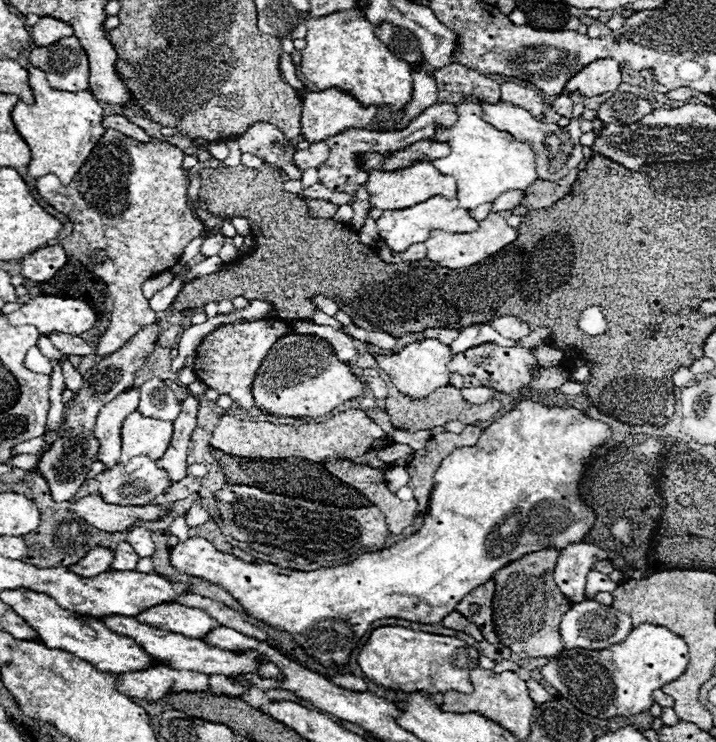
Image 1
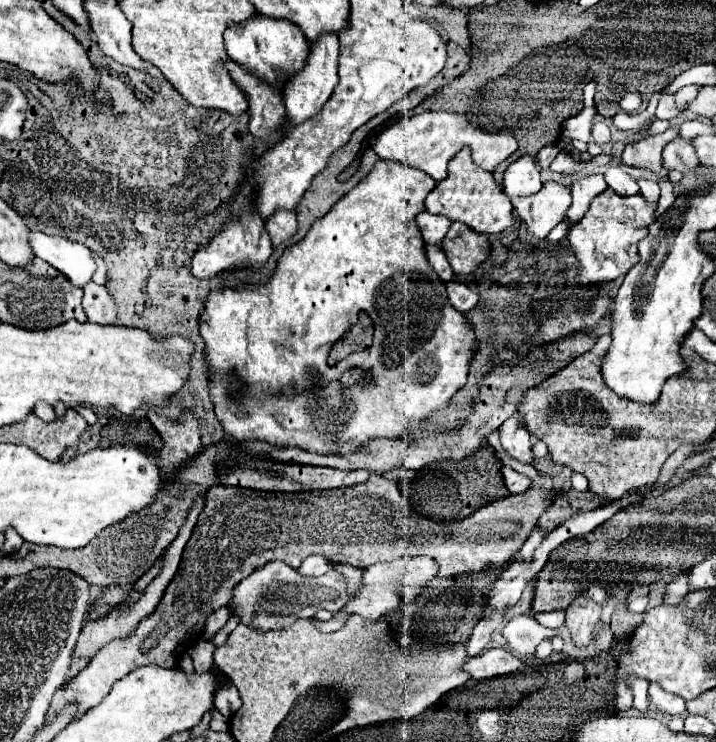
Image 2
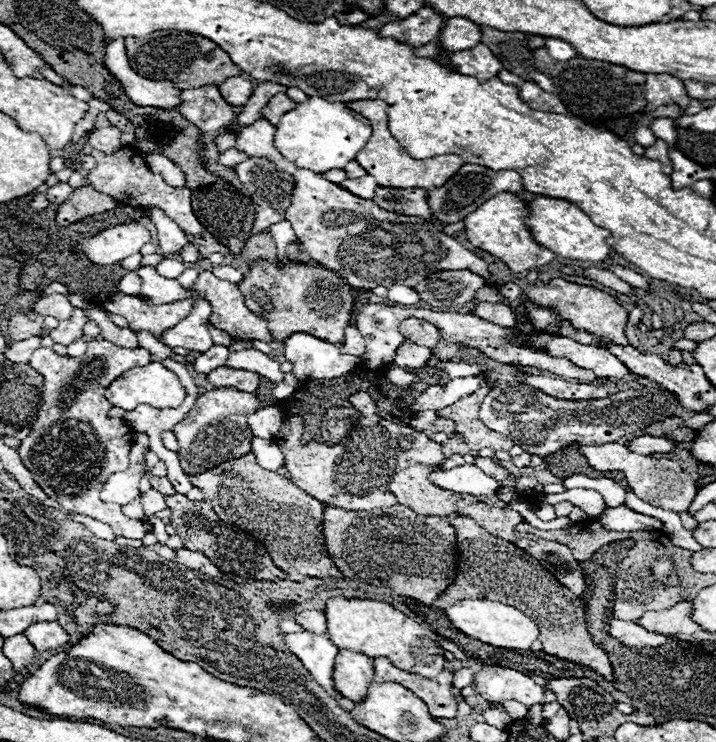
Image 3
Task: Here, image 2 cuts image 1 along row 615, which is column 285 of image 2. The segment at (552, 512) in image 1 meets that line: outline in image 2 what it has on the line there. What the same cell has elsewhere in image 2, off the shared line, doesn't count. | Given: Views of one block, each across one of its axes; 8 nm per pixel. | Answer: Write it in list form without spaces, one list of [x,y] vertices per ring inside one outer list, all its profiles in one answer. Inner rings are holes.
[[[382,158],[382,160],[378,160],[378,162],[376,162],[376,164],[374,164],[374,168],[372,168],[372,172],[370,172],[370,174],[368,174],[368,176],[366,176],[366,178],[364,178],[364,180],[362,180],[362,182],[360,182],[360,184],[358,184],[358,186],[354,186],[354,188],[352,188],[352,190],[350,190],[350,192],[348,192],[348,194],[346,194],[346,196],[344,196],[344,198],[342,198],[342,200],[340,200],[340,202],[336,202],[336,204],[334,204],[334,206],[332,206],[332,210],[330,210],[330,212],[328,212],[328,214],[326,214],[326,216],[322,216],[322,218],[318,218],[318,222],[314,222],[314,228],[310,228],[310,232],[308,232],[308,234],[306,234],[306,236],[304,236],[304,238],[302,238],[302,240],[300,240],[300,242],[298,242],[298,244],[294,244],[294,246],[290,246],[290,248],[286,248],[286,250],[284,250],[284,254],[282,254],[282,256],[280,256],[280,258],[278,258],[278,264],[276,264],[276,270],[274,270],[274,274],[272,274],[272,276],[270,276],[270,280],[268,280],[268,282],[266,282],[266,284],[262,284],[262,286],[254,286],[254,288],[216,288],[216,290],[212,290],[212,292],[210,292],[210,294],[208,294],[208,300],[206,300],[206,304],[204,304],[204,312],[202,312],[202,316],[200,316],[200,336],[202,336],[202,340],[204,340],[204,344],[206,344],[206,348],[204,348],[204,354],[206,354],[206,364],[208,364],[208,368],[210,368],[210,374],[212,374],[212,380],[210,380],[210,398],[212,398],[212,404],[214,404],[214,412],[216,412],[216,418],[218,418],[218,420],[220,420],[220,424],[222,424],[222,426],[224,426],[224,432],[226,432],[226,434],[228,434],[228,436],[230,436],[230,438],[234,438],[234,440],[238,440],[238,442],[248,442],[248,440],[260,440],[260,442],[266,442],[266,444],[270,444],[270,446],[276,446],[276,448],[280,448],[280,446],[282,446],[282,448],[292,448],[292,446],[294,446],[294,448],[302,448],[302,450],[308,450],[308,452],[316,452],[316,454],[338,454],[338,456],[340,456],[340,454],[354,454],[354,452],[360,452],[360,450],[362,450],[362,448],[366,448],[366,446],[368,446],[368,444],[370,444],[370,442],[372,442],[372,440],[374,440],[374,438],[402,438],[402,436],[406,436],[406,434],[408,434],[408,432],[414,432],[414,430],[420,430],[420,428],[424,428],[424,426],[426,426],[426,422],[428,422],[428,418],[430,418],[430,414],[434,414],[434,412],[436,412],[436,410],[442,410],[442,408],[446,408],[446,406],[448,406],[448,402],[450,402],[450,398],[452,398],[452,396],[454,396],[454,394],[456,394],[456,392],[458,392],[458,390],[460,390],[460,388],[462,388],[462,386],[464,386],[464,384],[466,384],[466,374],[468,374],[468,364],[470,364],[470,358],[472,358],[472,350],[474,350],[474,348],[476,348],[476,338],[474,338],[474,332],[472,332],[472,328],[470,328],[470,324],[468,324],[468,320],[466,320],[466,318],[464,318],[464,316],[462,316],[462,314],[460,314],[460,312],[458,312],[458,310],[456,310],[456,308],[454,308],[454,306],[452,306],[452,304],[450,304],[450,302],[448,302],[448,296],[446,296],[446,290],[444,290],[444,284],[442,284],[442,280],[440,280],[440,278],[438,278],[438,276],[436,276],[436,274],[434,274],[434,270],[432,270],[432,266],[430,266],[430,264],[428,264],[428,260],[426,260],[426,254],[424,254],[424,240],[422,240],[422,234],[420,234],[420,230],[418,230],[418,226],[416,226],[416,214],[418,214],[418,212],[422,212],[422,210],[424,210],[424,198],[426,198],[426,196],[428,196],[428,194],[430,194],[430,192],[432,192],[432,190],[434,190],[434,186],[436,186],[436,180],[434,180],[434,178],[430,178],[430,176],[428,176],[428,174],[426,174],[426,172],[422,172],[422,170],[418,170],[418,168],[410,168],[410,166],[406,166],[406,164],[402,164],[402,162],[394,162],[394,160],[384,160],[384,158]],[[362,310],[364,310],[364,312],[368,312],[368,314],[370,314],[370,316],[372,316],[372,320],[374,320],[374,344],[372,344],[372,346],[370,346],[370,348],[368,348],[368,350],[362,350],[362,352],[358,352],[358,354],[356,354],[356,356],[352,356],[352,368],[362,368],[362,370],[366,370],[366,376],[368,376],[368,378],[366,378],[366,380],[364,380],[364,382],[362,382],[362,384],[358,384],[358,386],[342,386],[342,384],[340,384],[340,380],[338,380],[338,378],[340,378],[340,376],[342,376],[342,374],[344,374],[344,372],[342,372],[342,370],[344,370],[344,368],[346,368],[346,370],[348,370],[348,368],[350,368],[350,366],[348,366],[348,364],[346,364],[346,362],[340,362],[340,364],[338,364],[338,366],[334,366],[334,368],[330,368],[330,366],[328,366],[328,362],[326,362],[326,360],[328,360],[328,352],[330,352],[330,348],[332,348],[332,346],[334,346],[334,342],[338,342],[338,340],[340,340],[340,338],[342,338],[342,336],[344,336],[344,334],[346,334],[346,332],[348,332],[348,330],[350,330],[350,328],[352,328],[352,324],[354,324],[354,322],[358,322],[358,314],[360,314],[360,312],[362,312]],[[382,316],[400,316],[400,318],[402,318],[402,328],[400,328],[400,318],[382,318]],[[310,372],[318,372],[318,374],[320,374],[320,376],[330,376],[330,378],[328,378],[328,380],[320,380],[320,382],[318,382],[318,380],[310,380]],[[232,376],[238,376],[238,378],[240,378],[240,380],[242,380],[242,384],[244,384],[244,392],[242,392],[242,396],[240,396],[240,398],[236,398],[236,396],[232,396],[232,392],[230,392],[230,378],[232,378]],[[336,376],[338,376],[338,378],[336,378]],[[314,388],[316,388],[316,390],[318,390],[318,392],[316,392],[316,396],[304,396],[304,394],[306,394],[306,392],[312,392],[312,390],[314,390]]]

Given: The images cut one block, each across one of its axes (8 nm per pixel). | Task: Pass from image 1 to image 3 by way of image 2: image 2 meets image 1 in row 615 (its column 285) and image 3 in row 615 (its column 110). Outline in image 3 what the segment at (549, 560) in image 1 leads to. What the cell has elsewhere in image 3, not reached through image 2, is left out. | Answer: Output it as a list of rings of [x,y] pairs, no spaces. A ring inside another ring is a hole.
[[[678,602],[668,610],[646,612],[636,622],[648,632],[658,632],[664,636],[680,636],[680,634],[690,636],[700,630],[698,624],[690,620],[690,610],[692,610],[692,602]]]

